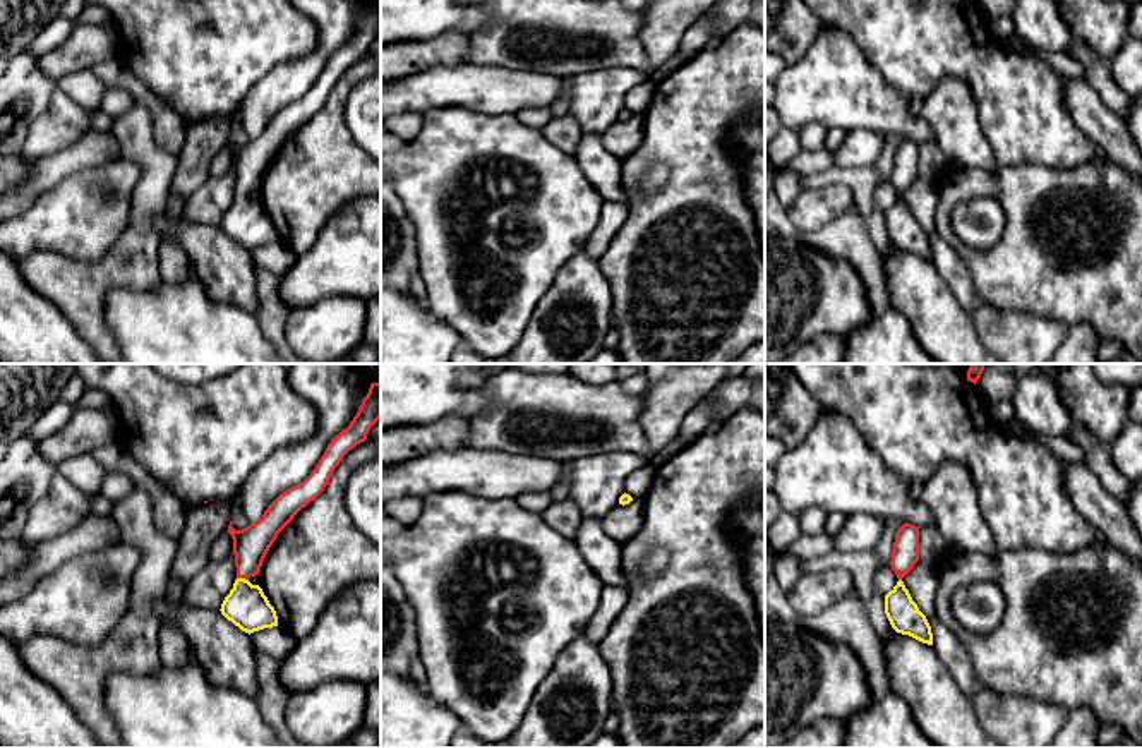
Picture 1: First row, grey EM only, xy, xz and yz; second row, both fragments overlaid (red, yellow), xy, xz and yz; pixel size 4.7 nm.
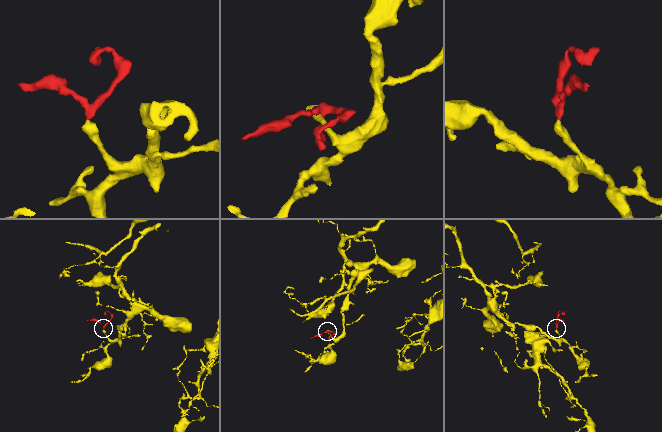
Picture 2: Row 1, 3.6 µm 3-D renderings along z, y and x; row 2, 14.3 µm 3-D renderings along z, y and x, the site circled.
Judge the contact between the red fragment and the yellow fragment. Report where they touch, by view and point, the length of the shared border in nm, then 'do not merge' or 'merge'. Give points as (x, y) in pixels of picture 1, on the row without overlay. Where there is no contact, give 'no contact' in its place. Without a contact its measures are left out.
contact xy (242, 193); length 60 nm; merge

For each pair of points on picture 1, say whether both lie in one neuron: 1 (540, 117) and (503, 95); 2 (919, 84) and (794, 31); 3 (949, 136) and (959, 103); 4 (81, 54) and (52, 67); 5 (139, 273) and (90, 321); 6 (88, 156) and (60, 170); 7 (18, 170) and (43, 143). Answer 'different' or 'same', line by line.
1: different
2: different
3: same
4: same
5: same
6: same
7: different

